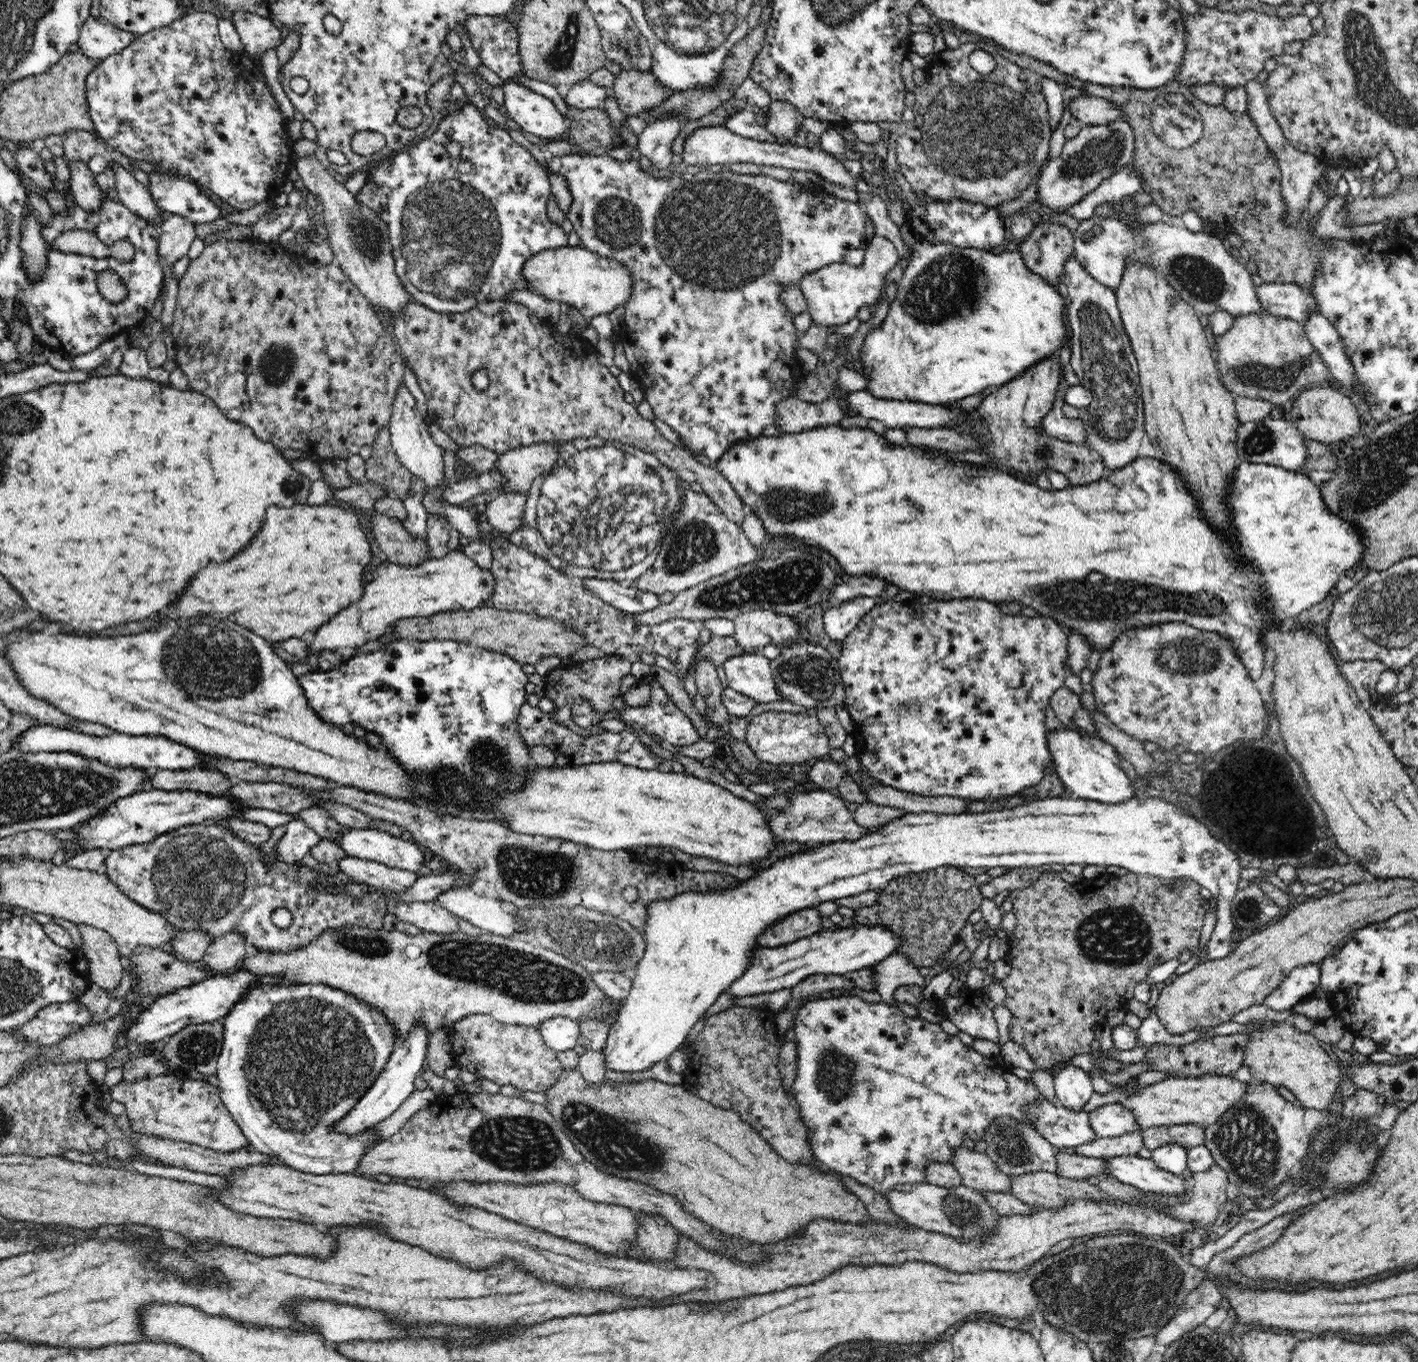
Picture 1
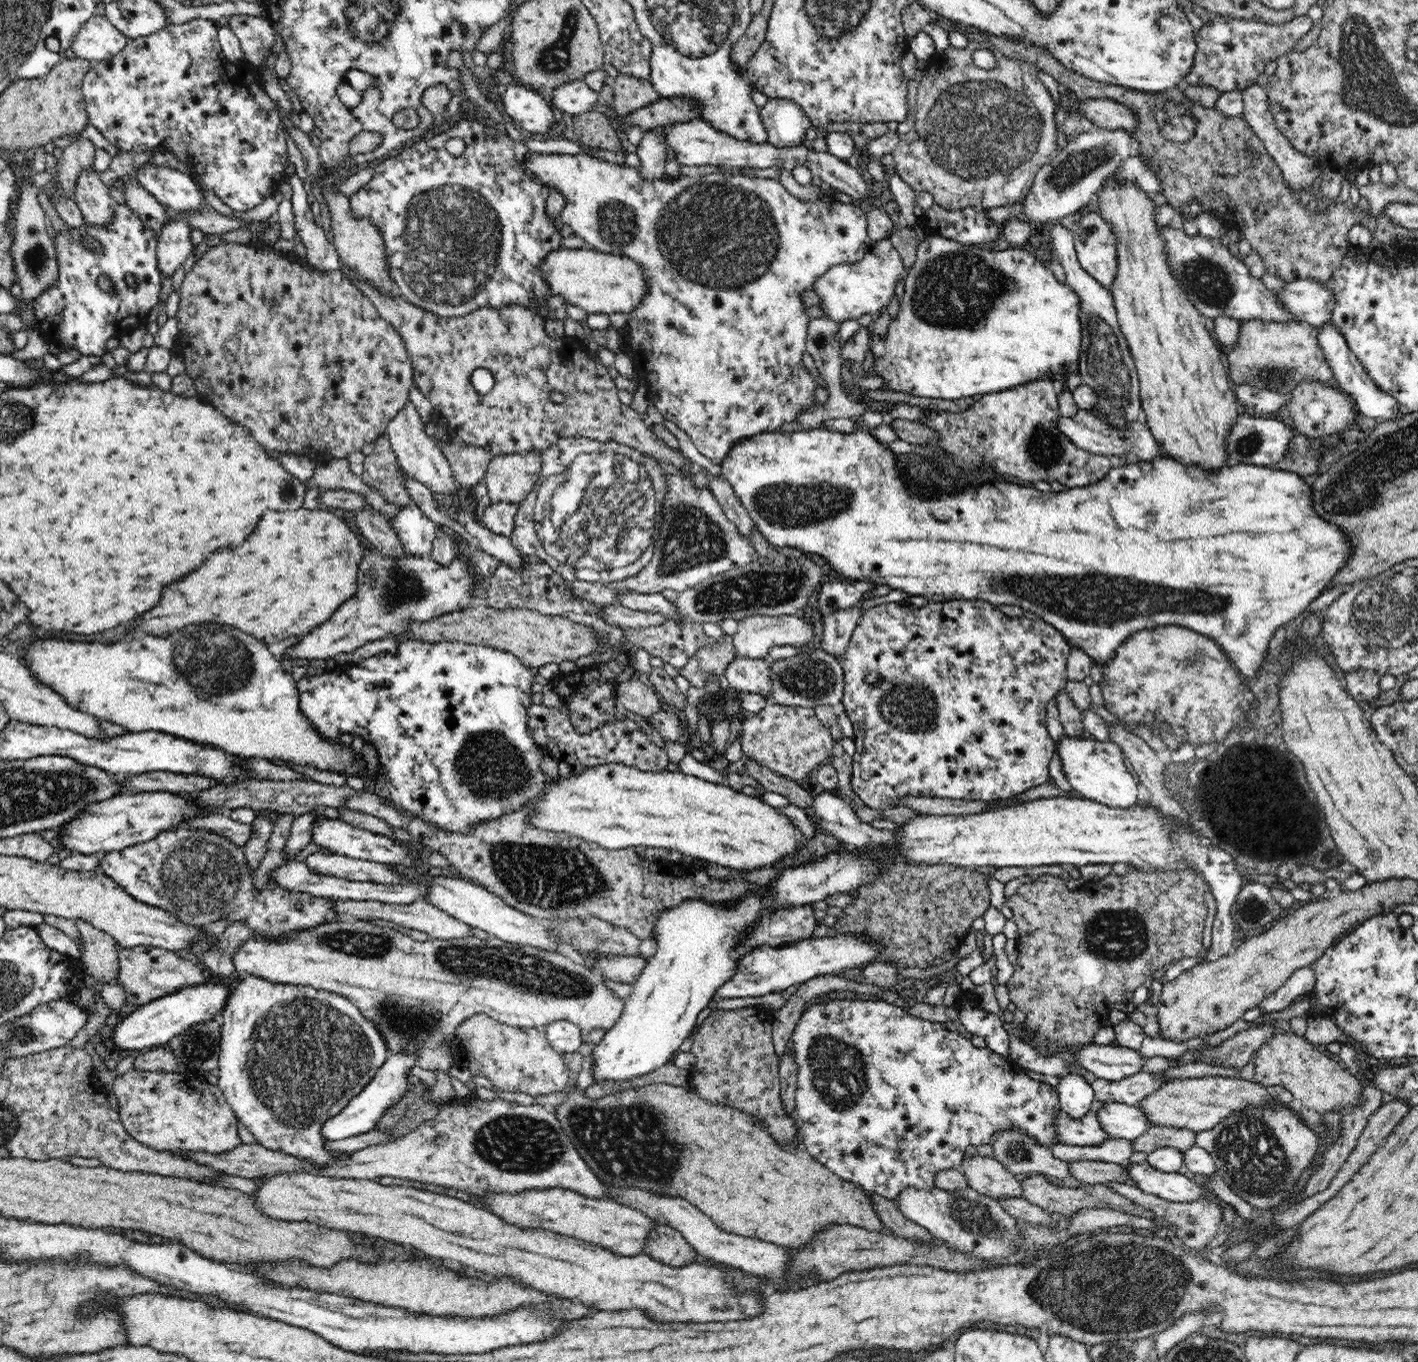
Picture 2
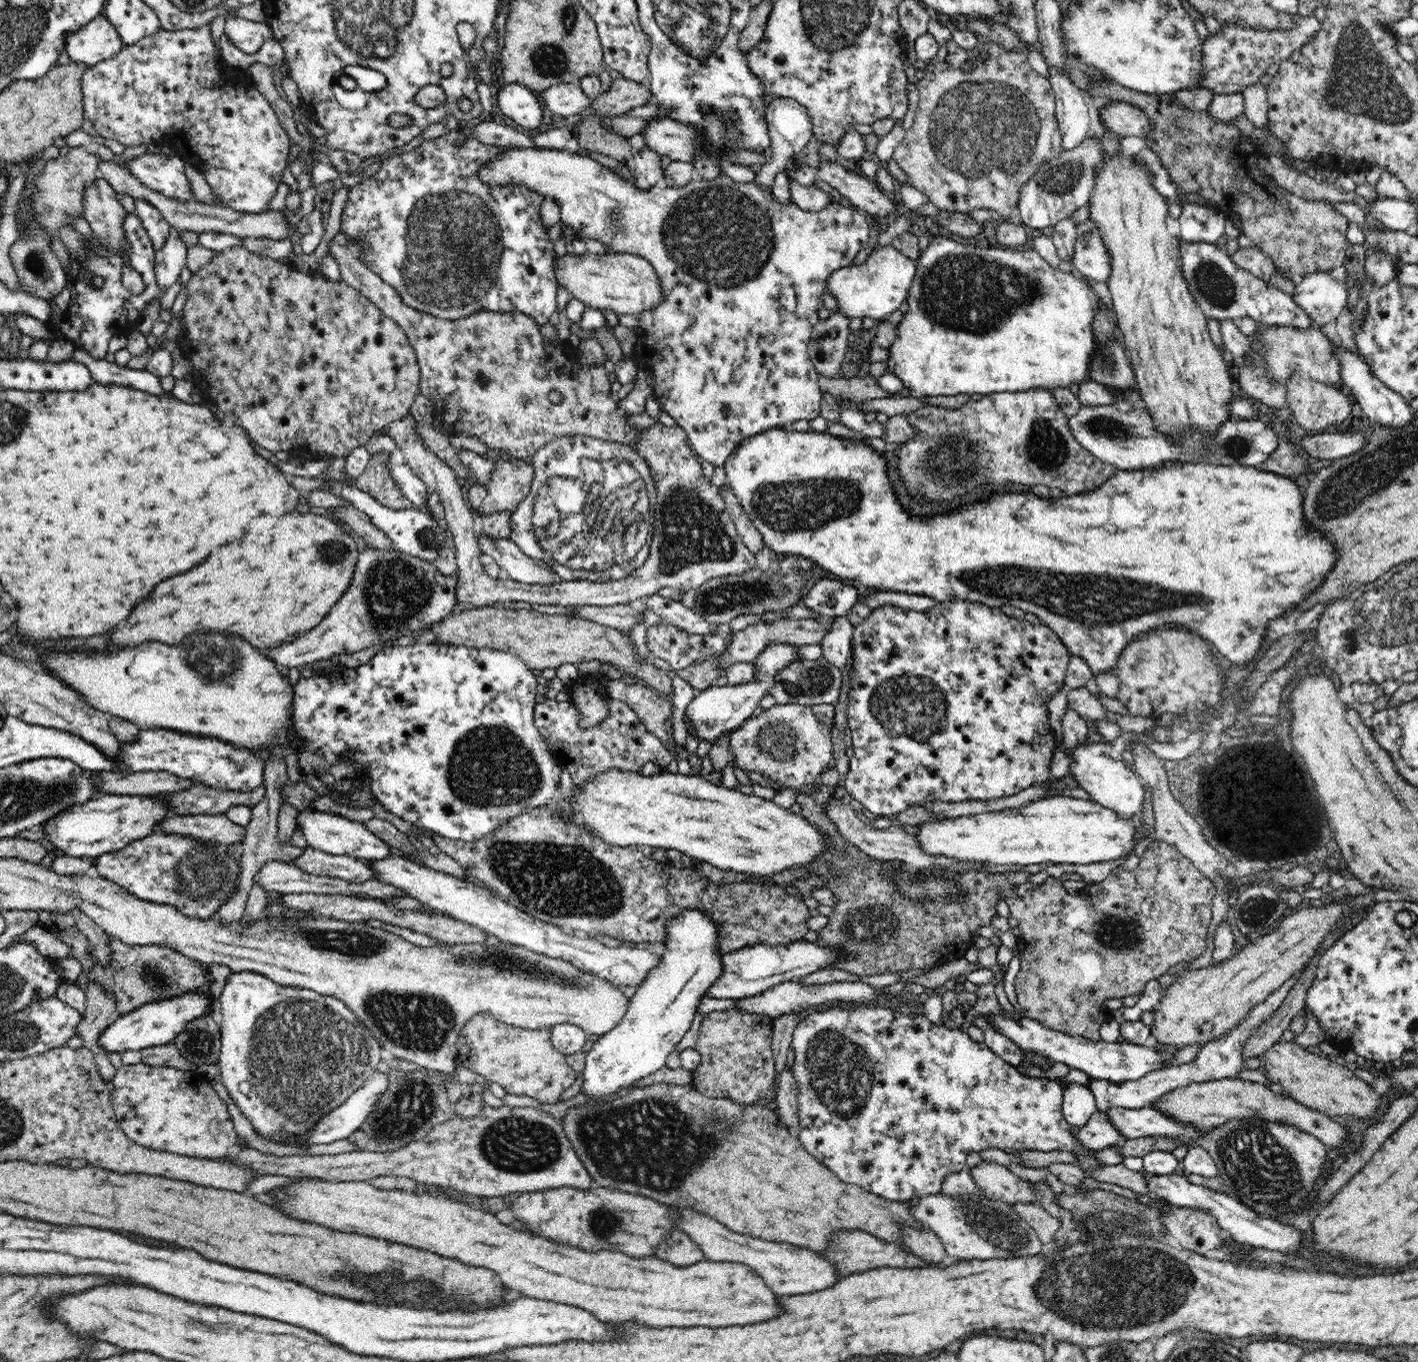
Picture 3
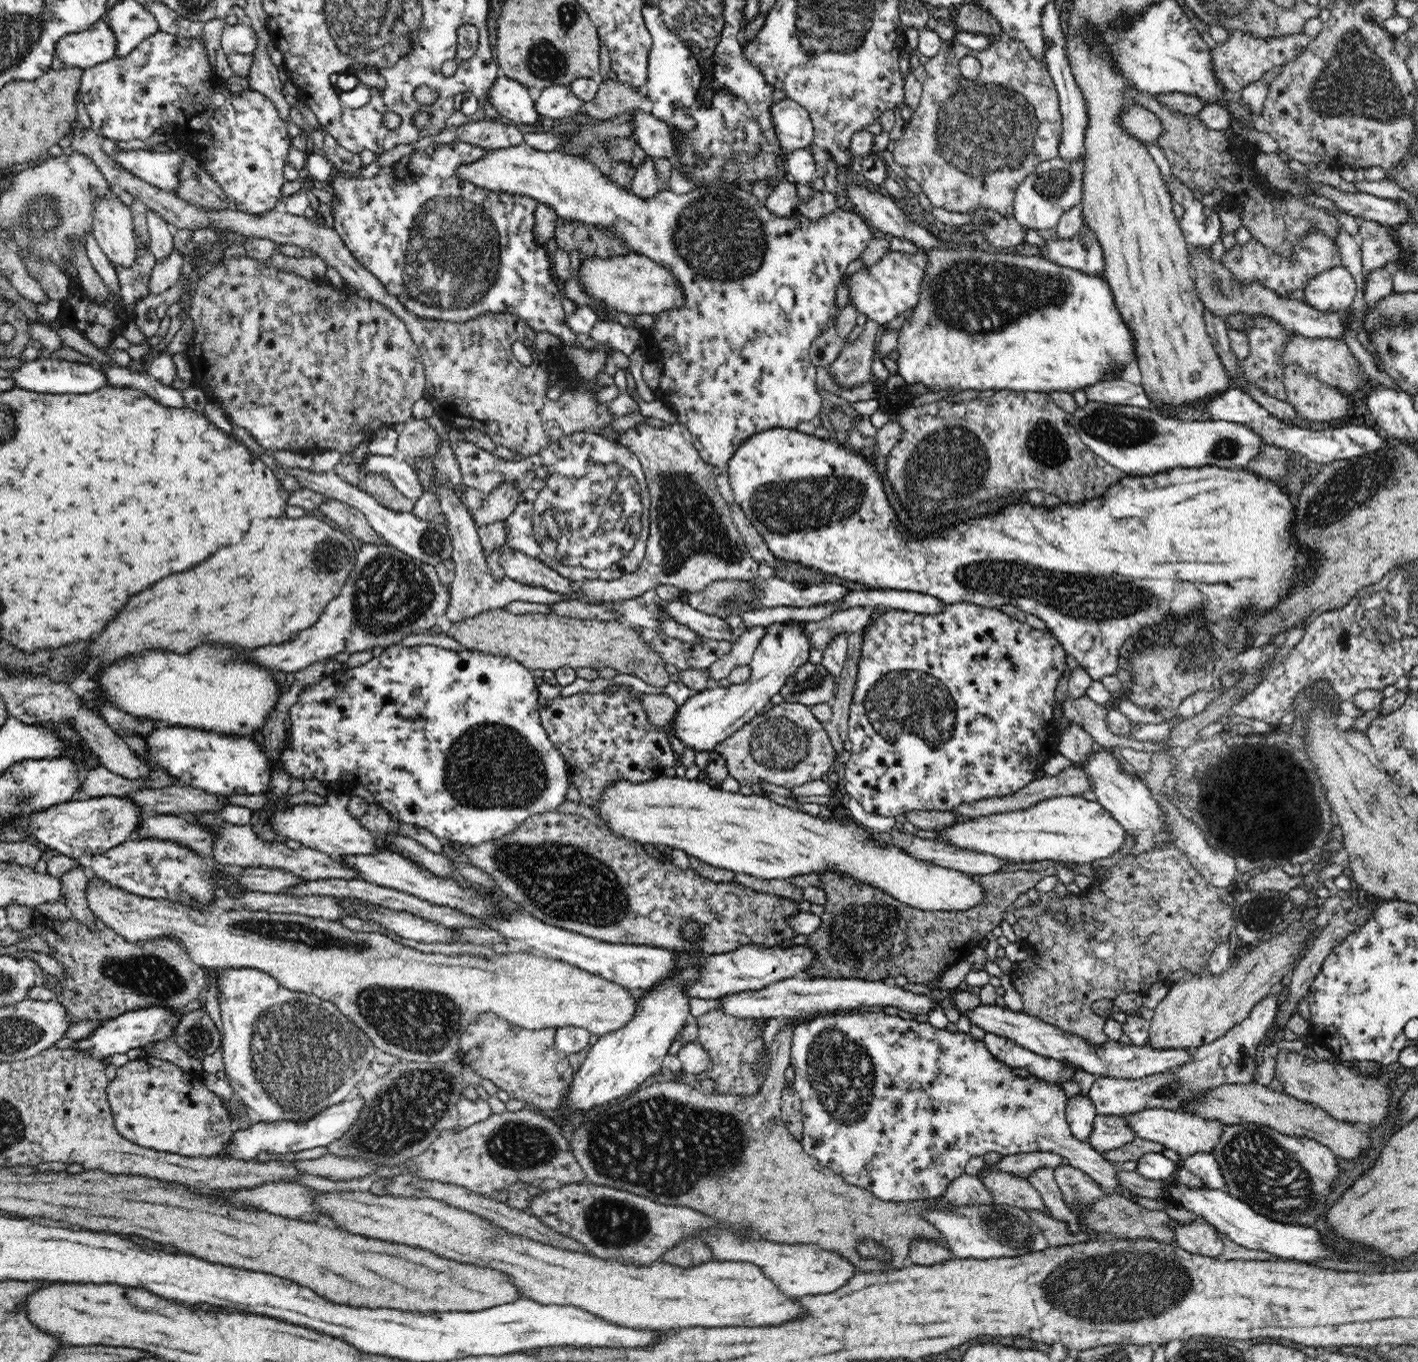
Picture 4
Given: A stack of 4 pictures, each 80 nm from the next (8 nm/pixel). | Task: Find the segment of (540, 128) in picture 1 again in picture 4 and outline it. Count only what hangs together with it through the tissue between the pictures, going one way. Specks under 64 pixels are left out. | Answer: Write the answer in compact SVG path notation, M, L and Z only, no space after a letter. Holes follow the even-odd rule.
M500 75L492 82L487 94L488 102L502 117L507 117L519 126L534 125L538 118L534 107L534 94L529 88Z

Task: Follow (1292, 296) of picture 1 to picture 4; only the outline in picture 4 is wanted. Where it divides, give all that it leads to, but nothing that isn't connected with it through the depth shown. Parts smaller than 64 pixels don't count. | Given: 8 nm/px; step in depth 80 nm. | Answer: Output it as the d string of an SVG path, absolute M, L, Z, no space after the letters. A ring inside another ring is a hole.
M1334 267L1316 275L1304 288L1305 302L1322 312L1349 310L1356 295L1356 283L1346 267Z

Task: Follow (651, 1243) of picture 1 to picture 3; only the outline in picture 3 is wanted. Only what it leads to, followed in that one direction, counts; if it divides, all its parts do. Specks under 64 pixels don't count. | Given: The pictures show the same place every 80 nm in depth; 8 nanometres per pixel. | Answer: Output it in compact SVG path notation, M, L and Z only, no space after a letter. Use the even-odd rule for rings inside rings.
M682 1230L674 1231L655 1250L655 1256L678 1267L688 1267L706 1260L702 1249Z

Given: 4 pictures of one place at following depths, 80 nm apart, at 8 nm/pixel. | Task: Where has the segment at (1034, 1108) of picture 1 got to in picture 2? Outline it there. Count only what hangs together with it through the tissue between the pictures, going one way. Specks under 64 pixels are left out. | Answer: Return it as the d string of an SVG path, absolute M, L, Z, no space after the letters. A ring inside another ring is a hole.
M1061 1110L1055 1118L1055 1125L1061 1142L1070 1146L1100 1146L1112 1138L1102 1128L1098 1113L1091 1110L1081 1119L1072 1119Z

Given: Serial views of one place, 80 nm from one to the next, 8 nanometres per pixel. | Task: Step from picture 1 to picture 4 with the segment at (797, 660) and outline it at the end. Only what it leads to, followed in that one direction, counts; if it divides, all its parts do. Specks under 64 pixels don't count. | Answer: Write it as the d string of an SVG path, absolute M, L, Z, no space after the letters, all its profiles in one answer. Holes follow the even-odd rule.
M811 664L800 667L795 675L779 690L786 702L798 702L806 706L830 703L835 696L834 676L822 665Z

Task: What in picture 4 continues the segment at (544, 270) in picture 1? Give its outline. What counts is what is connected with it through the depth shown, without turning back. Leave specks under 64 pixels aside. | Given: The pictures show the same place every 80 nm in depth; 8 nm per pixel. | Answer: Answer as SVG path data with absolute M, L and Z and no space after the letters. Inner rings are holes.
M628 253L624 256L594 257L584 259L579 271L579 284L586 294L595 300L610 304L620 312L628 314L659 315L683 307L685 292L679 280L664 265L638 253Z

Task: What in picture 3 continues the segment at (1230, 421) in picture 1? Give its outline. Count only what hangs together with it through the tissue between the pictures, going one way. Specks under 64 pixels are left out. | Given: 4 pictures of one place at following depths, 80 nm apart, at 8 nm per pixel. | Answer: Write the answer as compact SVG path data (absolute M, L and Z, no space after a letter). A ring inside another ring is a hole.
M1098 114L1102 134L1092 139L1100 143L1102 162L1096 168L1096 182L1088 198L1088 218L1098 227L1102 241L1110 255L1110 276L1107 278L1112 295L1112 312L1122 332L1125 347L1132 355L1140 395L1154 424L1162 432L1178 434L1184 428L1197 428L1212 436L1222 422L1228 420L1227 407L1235 393L1233 364L1214 345L1207 328L1208 317L1203 313L1189 289L1181 267L1180 243L1176 234L1168 231L1168 205L1153 185L1153 174L1148 165L1135 156L1123 152L1122 136L1110 131Z

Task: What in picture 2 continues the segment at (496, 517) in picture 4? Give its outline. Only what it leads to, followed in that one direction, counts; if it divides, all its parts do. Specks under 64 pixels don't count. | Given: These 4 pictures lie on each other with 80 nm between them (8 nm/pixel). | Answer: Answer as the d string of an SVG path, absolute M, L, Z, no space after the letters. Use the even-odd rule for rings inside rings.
M540 451L526 454L493 455L485 478L485 506L498 503L520 504L529 497L541 470Z

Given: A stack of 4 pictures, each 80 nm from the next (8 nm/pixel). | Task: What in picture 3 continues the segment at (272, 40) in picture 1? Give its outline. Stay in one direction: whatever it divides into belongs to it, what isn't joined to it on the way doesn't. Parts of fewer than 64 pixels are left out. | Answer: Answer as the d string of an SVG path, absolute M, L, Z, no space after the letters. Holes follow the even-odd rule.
M240 17L226 19L223 34L232 45L246 54L258 52L264 40L275 37L267 22L252 22Z

